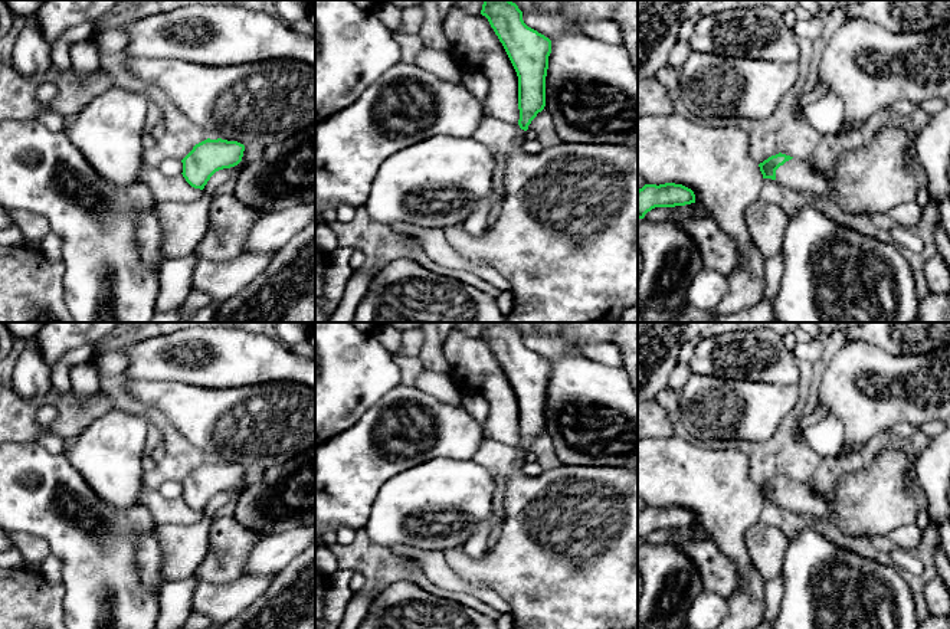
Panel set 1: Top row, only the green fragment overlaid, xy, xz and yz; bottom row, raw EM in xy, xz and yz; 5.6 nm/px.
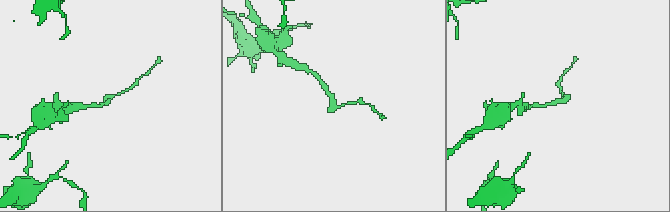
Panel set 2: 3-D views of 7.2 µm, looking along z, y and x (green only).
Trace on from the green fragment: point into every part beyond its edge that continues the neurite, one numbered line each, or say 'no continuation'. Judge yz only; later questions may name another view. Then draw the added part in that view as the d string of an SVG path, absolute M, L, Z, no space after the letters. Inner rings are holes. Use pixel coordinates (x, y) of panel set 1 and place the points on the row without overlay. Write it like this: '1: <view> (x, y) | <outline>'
1: yz (874, 501) | M888 446L868 468L841 479L836 487L836 499L833 502L822 492L809 489L806 484L792 481L776 492L776 504L792 512L808 517L812 522L829 521L849 535L861 535L869 540L875 535L887 537L888 533L900 525L915 524L917 514L928 510L927 495L915 475L915 462L917 453L907 455L901 446Z

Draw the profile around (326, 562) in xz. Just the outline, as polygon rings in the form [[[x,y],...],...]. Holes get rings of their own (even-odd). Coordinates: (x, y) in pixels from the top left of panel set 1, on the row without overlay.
[[[315,547],[315,569],[327,577],[338,570],[337,558],[328,547]]]

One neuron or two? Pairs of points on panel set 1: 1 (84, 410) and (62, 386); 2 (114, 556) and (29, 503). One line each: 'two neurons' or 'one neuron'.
1: two neurons
2: one neuron

